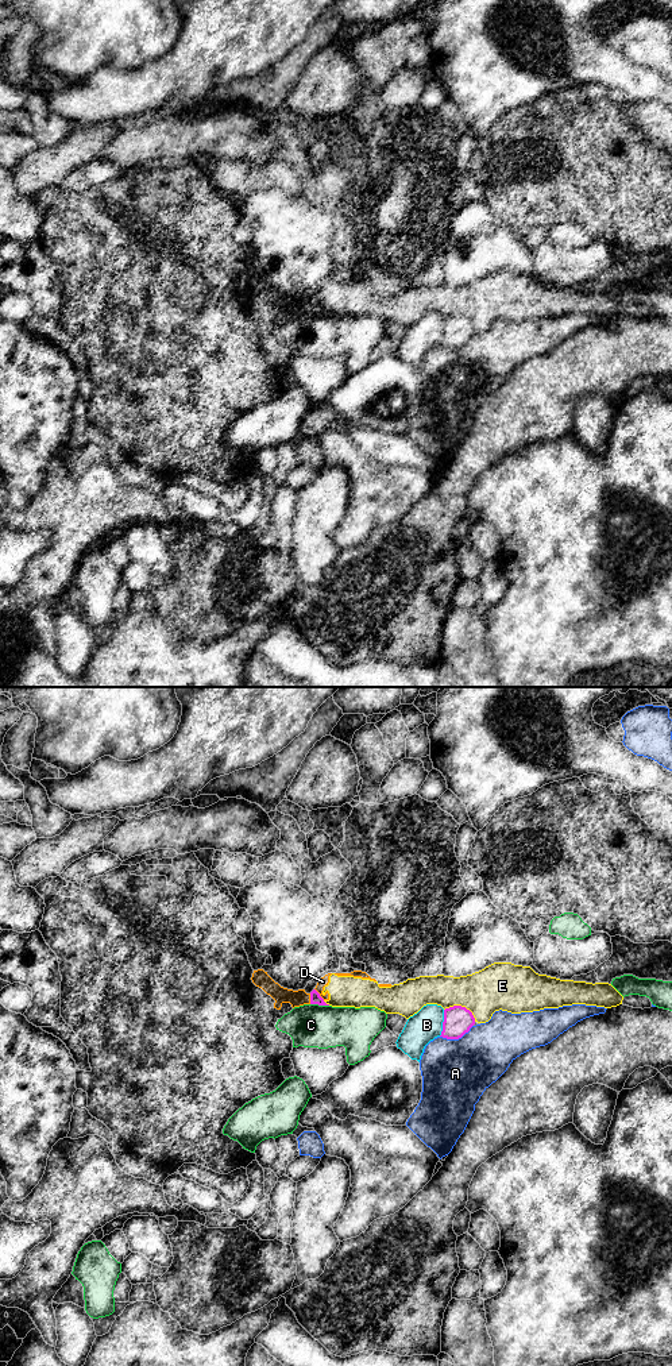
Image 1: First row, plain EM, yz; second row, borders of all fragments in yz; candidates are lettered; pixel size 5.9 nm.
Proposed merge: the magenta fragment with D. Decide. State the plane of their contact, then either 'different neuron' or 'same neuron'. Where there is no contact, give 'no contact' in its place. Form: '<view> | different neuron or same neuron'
yz | different neuron

